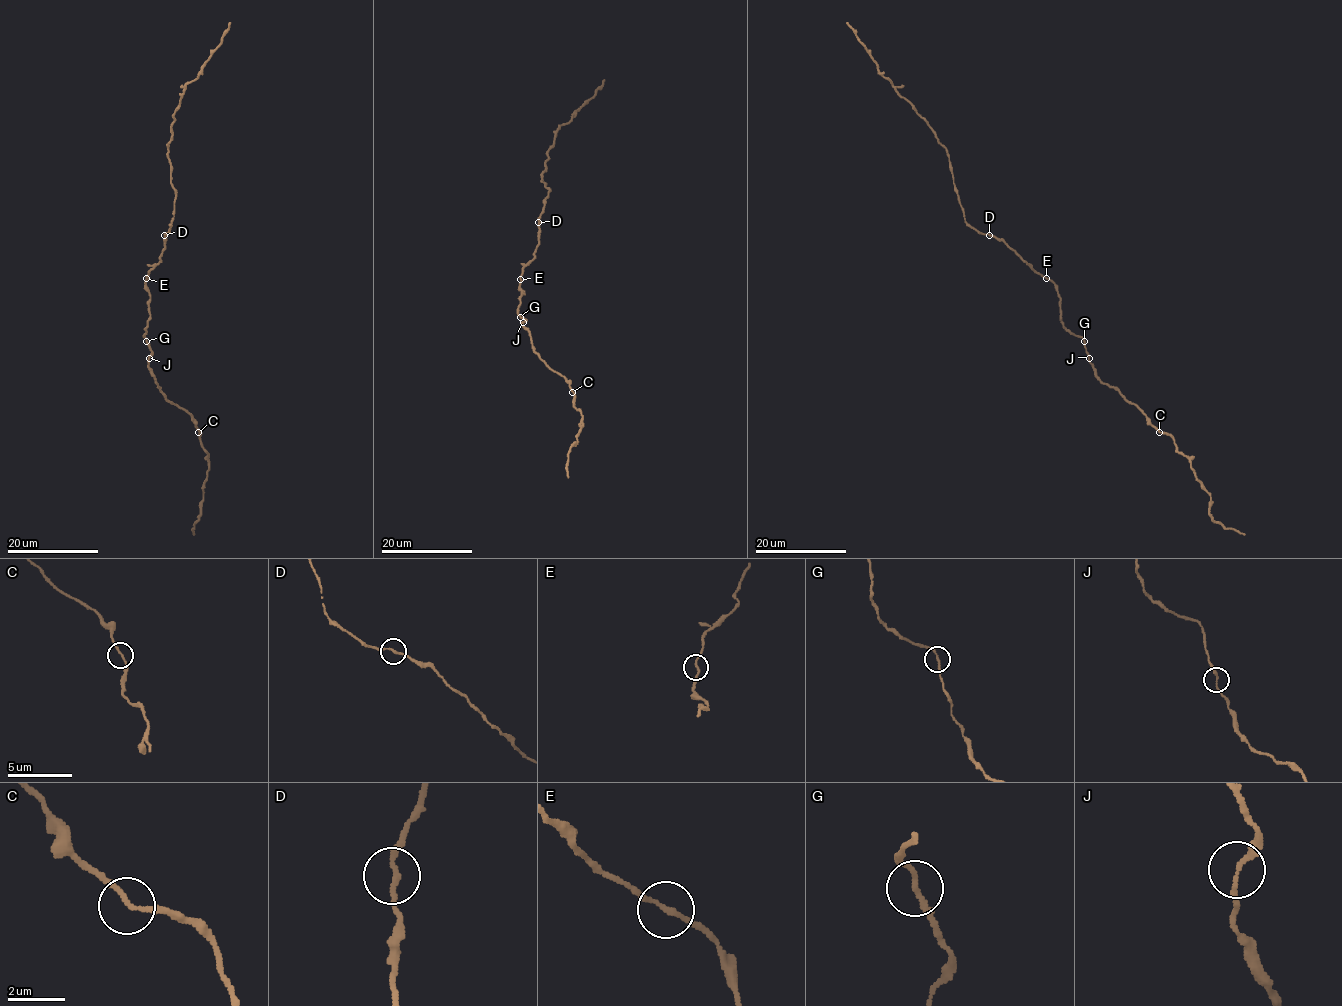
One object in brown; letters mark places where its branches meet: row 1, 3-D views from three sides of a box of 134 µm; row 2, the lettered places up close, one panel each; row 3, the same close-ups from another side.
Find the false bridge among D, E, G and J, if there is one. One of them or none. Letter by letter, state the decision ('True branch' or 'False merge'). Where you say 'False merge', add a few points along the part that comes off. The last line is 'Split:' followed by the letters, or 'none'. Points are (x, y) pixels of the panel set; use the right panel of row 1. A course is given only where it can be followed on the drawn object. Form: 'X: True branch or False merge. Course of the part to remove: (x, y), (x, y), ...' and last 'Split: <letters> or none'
D: True branch
E: True branch
G: True branch
J: True branch
Split: none

